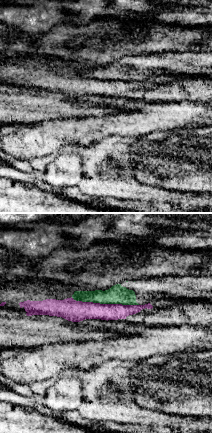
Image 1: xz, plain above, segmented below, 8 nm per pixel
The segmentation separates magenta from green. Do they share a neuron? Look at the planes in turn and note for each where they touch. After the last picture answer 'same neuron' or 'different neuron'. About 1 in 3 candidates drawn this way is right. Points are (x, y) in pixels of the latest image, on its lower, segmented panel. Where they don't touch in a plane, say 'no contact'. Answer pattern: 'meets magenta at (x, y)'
meets magenta at (105, 304)

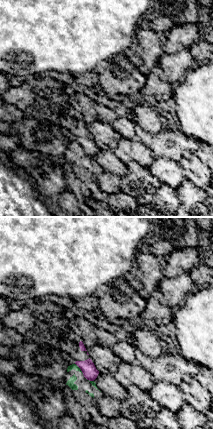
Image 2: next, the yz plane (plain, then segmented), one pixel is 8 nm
meets magenta at (79, 367)

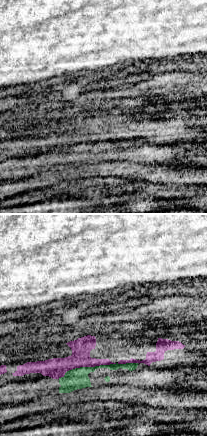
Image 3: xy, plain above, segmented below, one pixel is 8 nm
meets magenta at (97, 365)

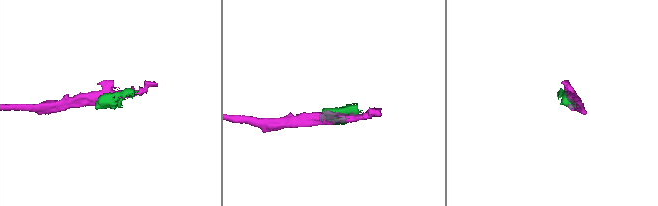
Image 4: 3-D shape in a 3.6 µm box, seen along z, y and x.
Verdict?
different neuron

